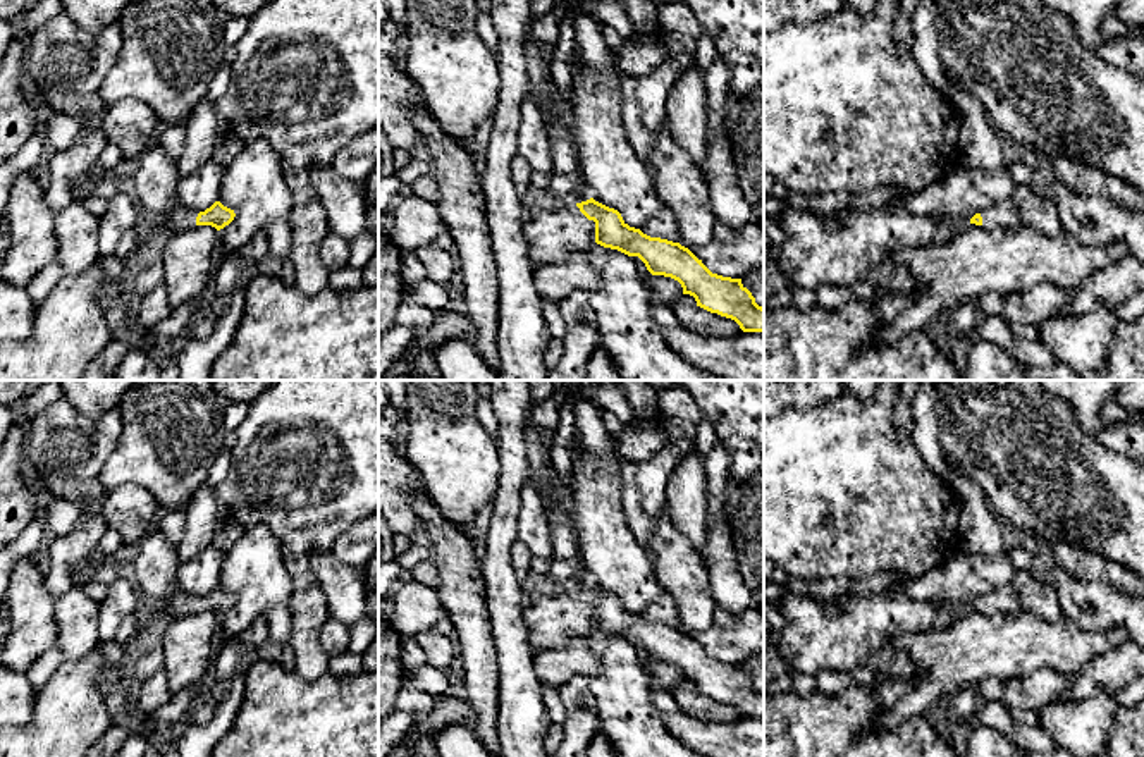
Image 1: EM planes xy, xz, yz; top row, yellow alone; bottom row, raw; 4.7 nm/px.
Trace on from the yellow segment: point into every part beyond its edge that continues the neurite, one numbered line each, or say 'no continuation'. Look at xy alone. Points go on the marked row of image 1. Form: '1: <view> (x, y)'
1: xy (176, 219)

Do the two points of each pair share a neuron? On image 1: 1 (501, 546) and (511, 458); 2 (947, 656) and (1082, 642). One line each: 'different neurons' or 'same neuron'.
1: same neuron
2: same neuron

